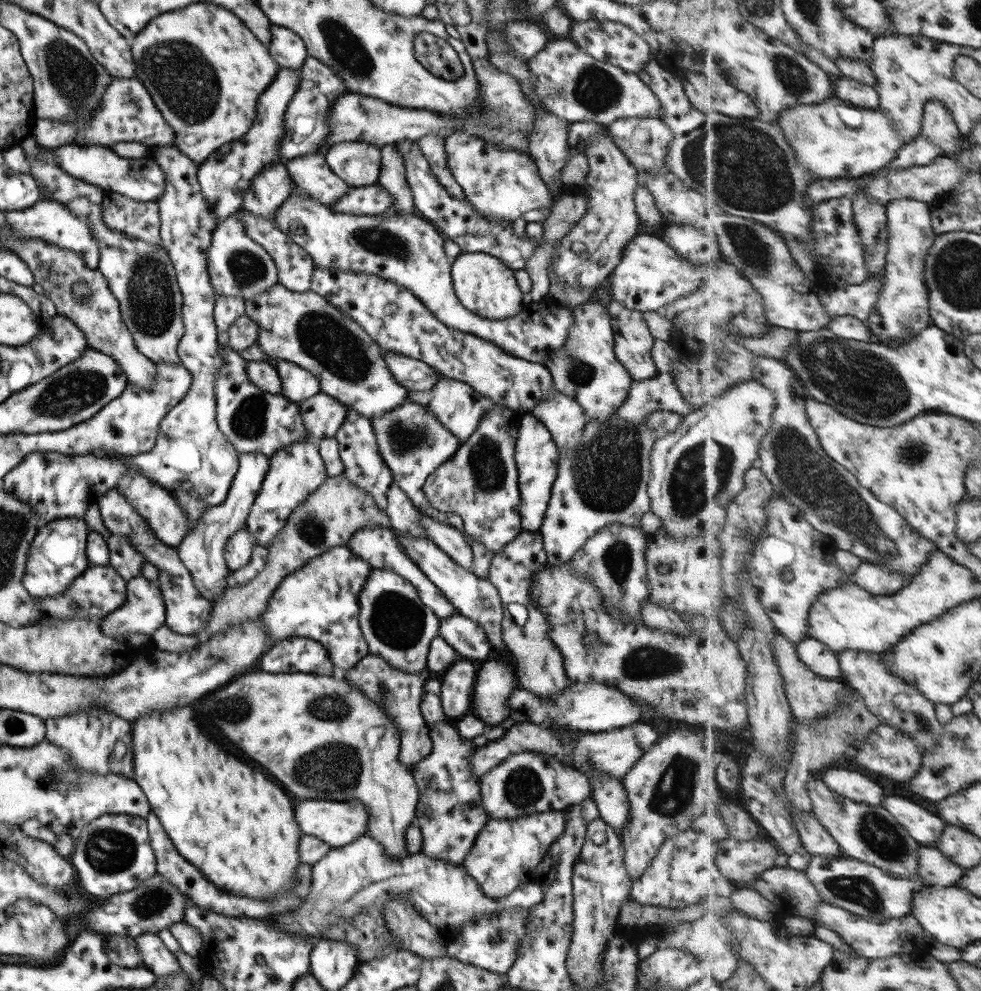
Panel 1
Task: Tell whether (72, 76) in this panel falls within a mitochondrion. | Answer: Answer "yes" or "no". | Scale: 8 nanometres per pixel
yes

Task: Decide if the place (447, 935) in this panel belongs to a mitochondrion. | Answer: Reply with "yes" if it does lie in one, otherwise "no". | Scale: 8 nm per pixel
no

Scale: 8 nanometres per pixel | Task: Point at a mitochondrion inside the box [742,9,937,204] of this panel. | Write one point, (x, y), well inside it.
(793, 78)

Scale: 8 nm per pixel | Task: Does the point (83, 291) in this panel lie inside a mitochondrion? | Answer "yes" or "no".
yes

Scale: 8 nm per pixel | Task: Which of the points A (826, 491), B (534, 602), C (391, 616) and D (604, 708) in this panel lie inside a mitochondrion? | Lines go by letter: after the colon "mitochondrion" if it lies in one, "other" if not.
A: mitochondrion
B: other
C: mitochondrion
D: other

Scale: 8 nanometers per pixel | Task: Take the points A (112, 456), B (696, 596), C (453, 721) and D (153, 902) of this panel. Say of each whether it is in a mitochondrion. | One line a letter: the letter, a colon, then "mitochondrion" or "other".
A: other
B: other
C: other
D: mitochondrion

